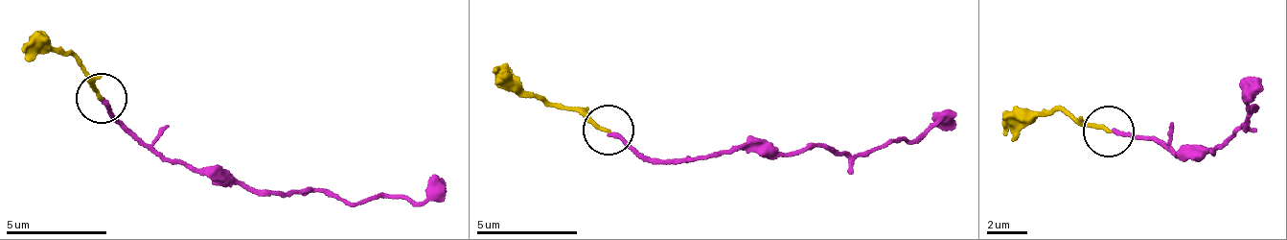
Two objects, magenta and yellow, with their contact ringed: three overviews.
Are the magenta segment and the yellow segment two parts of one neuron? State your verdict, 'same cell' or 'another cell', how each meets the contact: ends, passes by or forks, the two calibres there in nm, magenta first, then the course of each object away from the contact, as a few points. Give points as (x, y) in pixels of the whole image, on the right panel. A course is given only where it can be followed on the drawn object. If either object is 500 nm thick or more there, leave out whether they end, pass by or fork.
another cell; magenta ends there; yellow ends there; 220 nm thick on the magenta side, 180 nm on the other; magenta runs (1112, 130), (1151, 139), (1179, 155), (1213, 151), (1215, 144), (1247, 127), (1255, 110), (1247, 110), (1255, 75); yellow runs (1109, 131), (1057, 108), (1003, 132)

